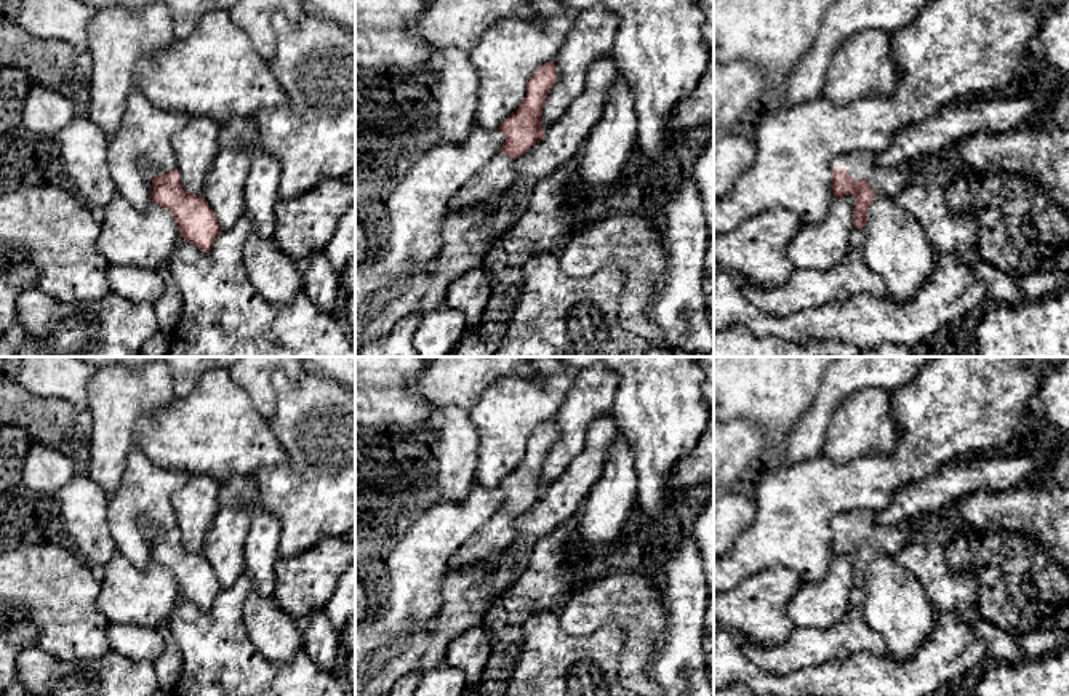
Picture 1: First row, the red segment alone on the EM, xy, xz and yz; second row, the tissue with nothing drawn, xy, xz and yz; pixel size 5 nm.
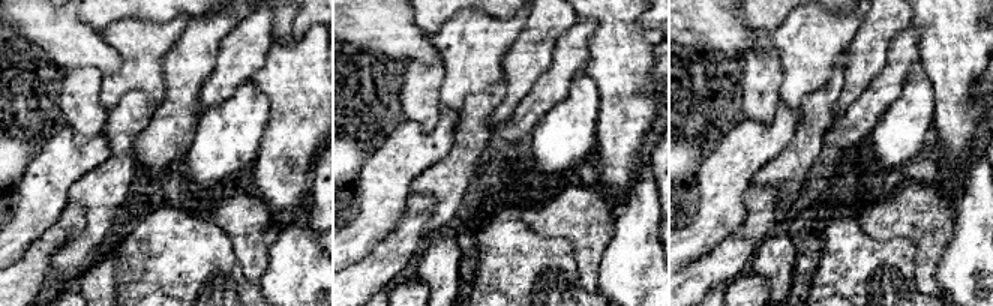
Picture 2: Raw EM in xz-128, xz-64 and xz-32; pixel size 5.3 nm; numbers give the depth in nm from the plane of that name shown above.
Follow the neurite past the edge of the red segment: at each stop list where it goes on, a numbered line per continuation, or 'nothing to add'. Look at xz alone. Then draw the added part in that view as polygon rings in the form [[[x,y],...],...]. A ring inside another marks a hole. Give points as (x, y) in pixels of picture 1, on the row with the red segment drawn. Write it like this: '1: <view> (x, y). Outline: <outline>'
1: xz (496, 176). Outline: [[[498,150],[490,162],[454,194],[450,200],[448,213],[485,206],[491,198],[510,189],[517,181],[514,162],[515,158]]]

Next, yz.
1: yz (888, 181). Outline: [[[850,152],[835,157],[831,168],[845,168],[855,181],[866,179],[874,195],[887,195],[895,200],[904,187],[912,184],[912,176],[919,171],[917,163],[891,168],[879,166],[875,154]]]

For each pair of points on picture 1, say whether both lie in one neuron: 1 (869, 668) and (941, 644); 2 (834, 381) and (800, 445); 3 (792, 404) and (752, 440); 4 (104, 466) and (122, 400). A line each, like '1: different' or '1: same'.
1: same
2: same
3: different
4: same

